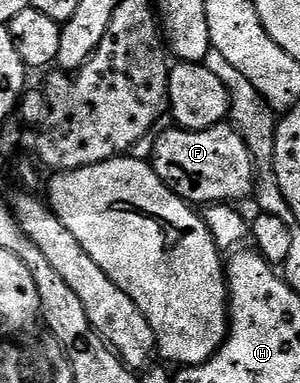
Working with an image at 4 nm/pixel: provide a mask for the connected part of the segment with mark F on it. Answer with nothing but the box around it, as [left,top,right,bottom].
[152,124,256,207]

